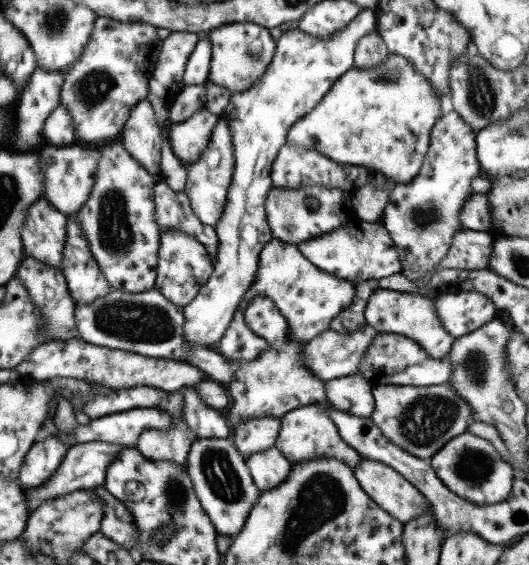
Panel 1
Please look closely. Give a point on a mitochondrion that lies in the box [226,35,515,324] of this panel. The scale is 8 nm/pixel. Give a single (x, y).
(480, 92)

